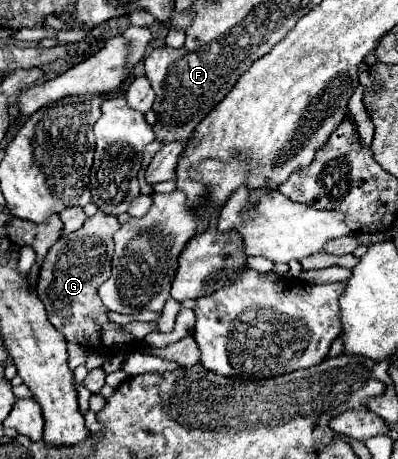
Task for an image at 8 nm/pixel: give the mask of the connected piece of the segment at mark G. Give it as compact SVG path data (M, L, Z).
M99 211L97 215L89 217L79 231L61 237L49 249L49 253L45 255L43 265L39 269L37 293L47 309L47 317L51 321L51 325L63 333L67 343L81 345L81 347L85 347L93 353L101 353L101 355L119 353L119 355L123 355L123 363L135 349L139 349L143 353L151 353L161 359L175 361L183 367L195 365L199 361L199 347L192 335L184 337L173 345L167 345L165 349L151 347L151 351L149 351L149 347L143 345L143 341L133 339L129 333L125 333L125 329L121 325L115 325L113 321L109 321L109 317L107 317L109 309L103 309L97 289L101 283L105 283L111 277L113 235L119 227L121 227L121 223L115 215Z

